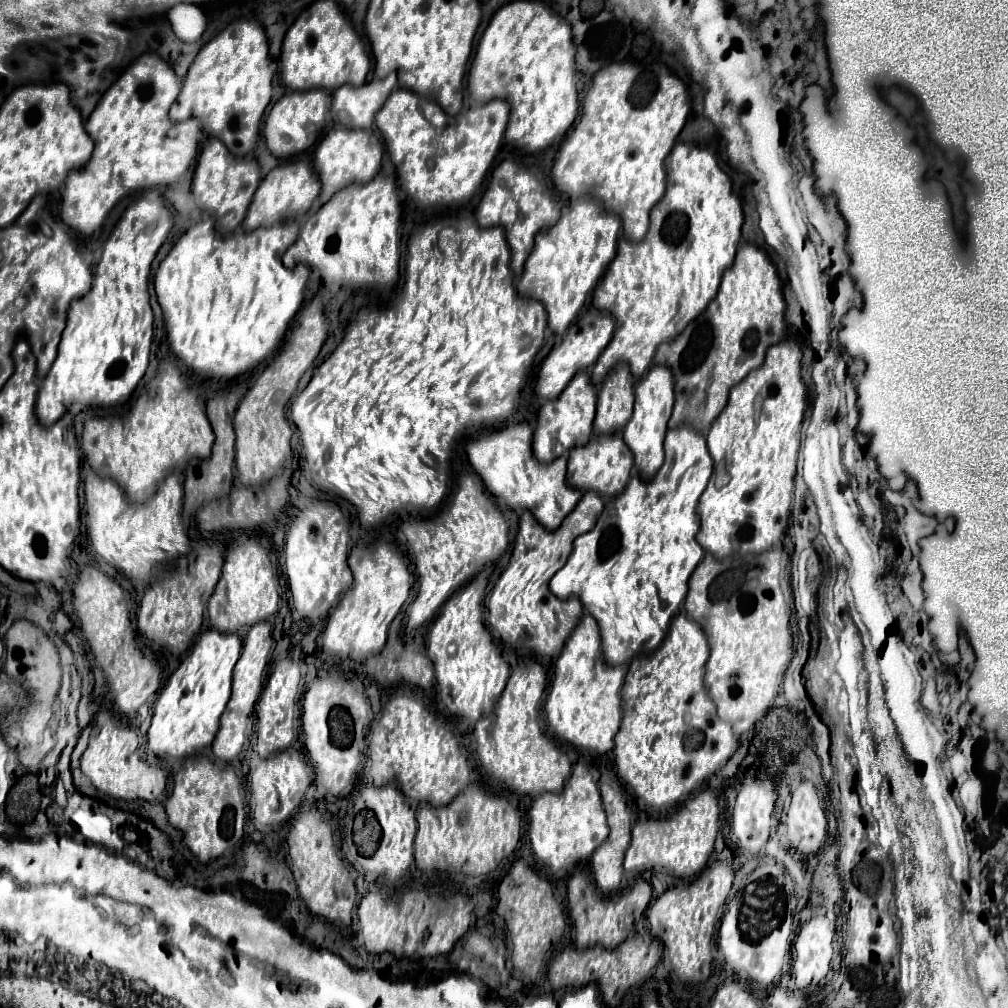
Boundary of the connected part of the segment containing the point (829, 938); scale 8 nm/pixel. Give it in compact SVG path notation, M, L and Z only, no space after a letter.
M824 914L812 916L802 924L792 948L792 978L796 988L804 990L818 984L830 970L834 956L836 924Z

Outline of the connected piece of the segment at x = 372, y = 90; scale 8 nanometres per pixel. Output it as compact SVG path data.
M396 72L388 74L382 80L374 78L362 86L344 84L334 90L332 116L338 124L346 124L346 128L370 128L374 124L374 114L394 88Z

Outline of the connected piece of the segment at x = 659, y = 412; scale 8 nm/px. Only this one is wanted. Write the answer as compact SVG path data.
M654 364L642 376L642 380L636 386L634 414L624 428L624 440L634 454L634 464L640 470L644 480L650 480L650 476L654 476L654 472L658 472L658 468L662 466L662 460L664 460L662 442L664 442L666 426L668 426L668 420L670 420L670 414L672 414L672 404L674 404L674 376L672 376L672 370L664 364Z

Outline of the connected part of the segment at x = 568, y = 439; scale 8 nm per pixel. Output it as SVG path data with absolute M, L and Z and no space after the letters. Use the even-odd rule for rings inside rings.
M582 370L570 380L564 392L556 400L548 400L538 414L538 426L534 430L534 456L542 462L556 460L566 454L574 444L586 444L592 434L592 422L596 414L596 388L590 380L590 372Z

